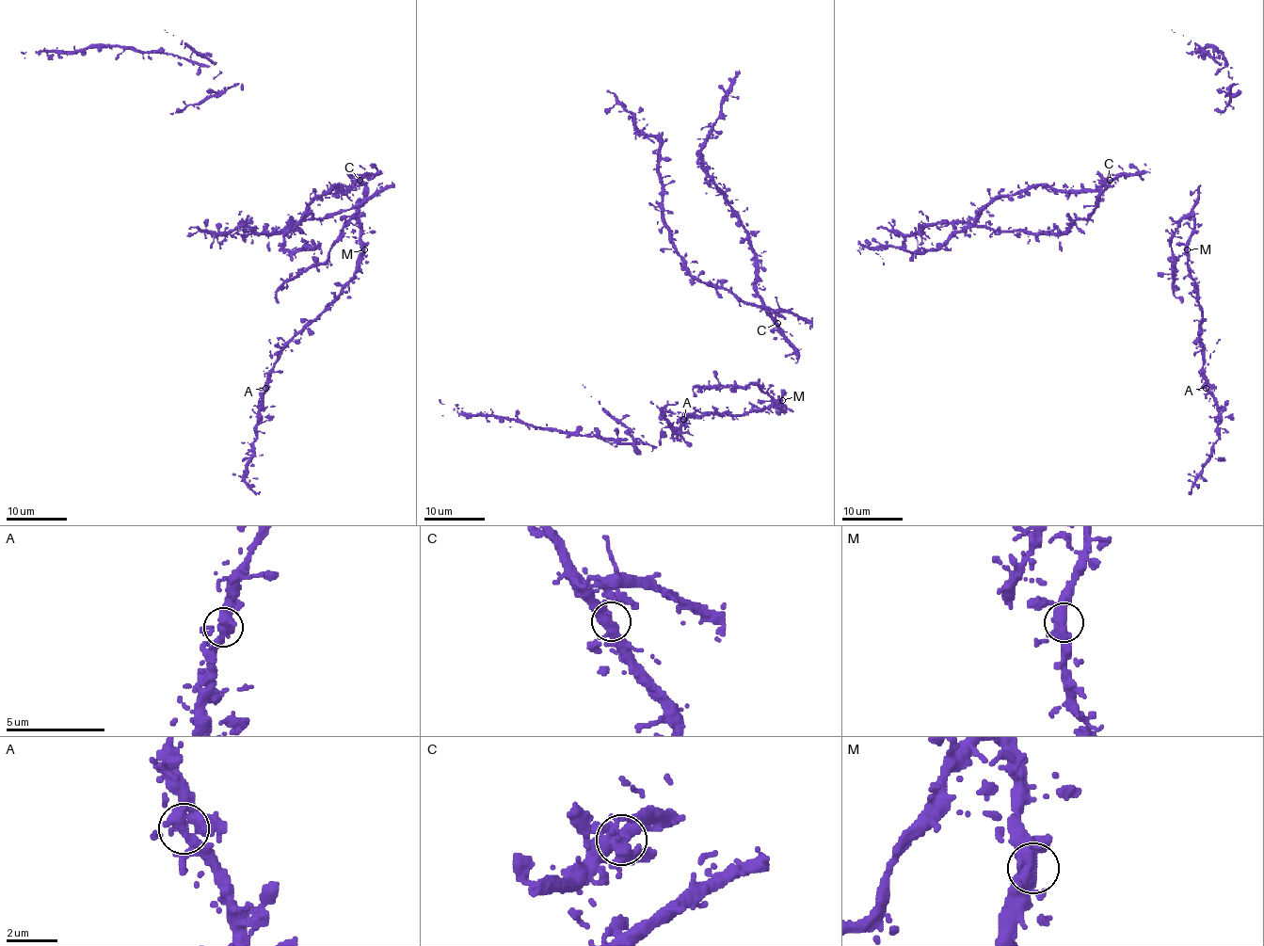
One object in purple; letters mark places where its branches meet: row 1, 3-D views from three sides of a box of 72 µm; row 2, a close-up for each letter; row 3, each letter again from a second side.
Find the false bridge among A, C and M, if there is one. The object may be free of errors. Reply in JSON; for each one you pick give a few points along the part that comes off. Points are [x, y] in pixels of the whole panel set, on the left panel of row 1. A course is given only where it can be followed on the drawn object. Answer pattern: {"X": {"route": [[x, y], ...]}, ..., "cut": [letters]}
{"cut": []}

